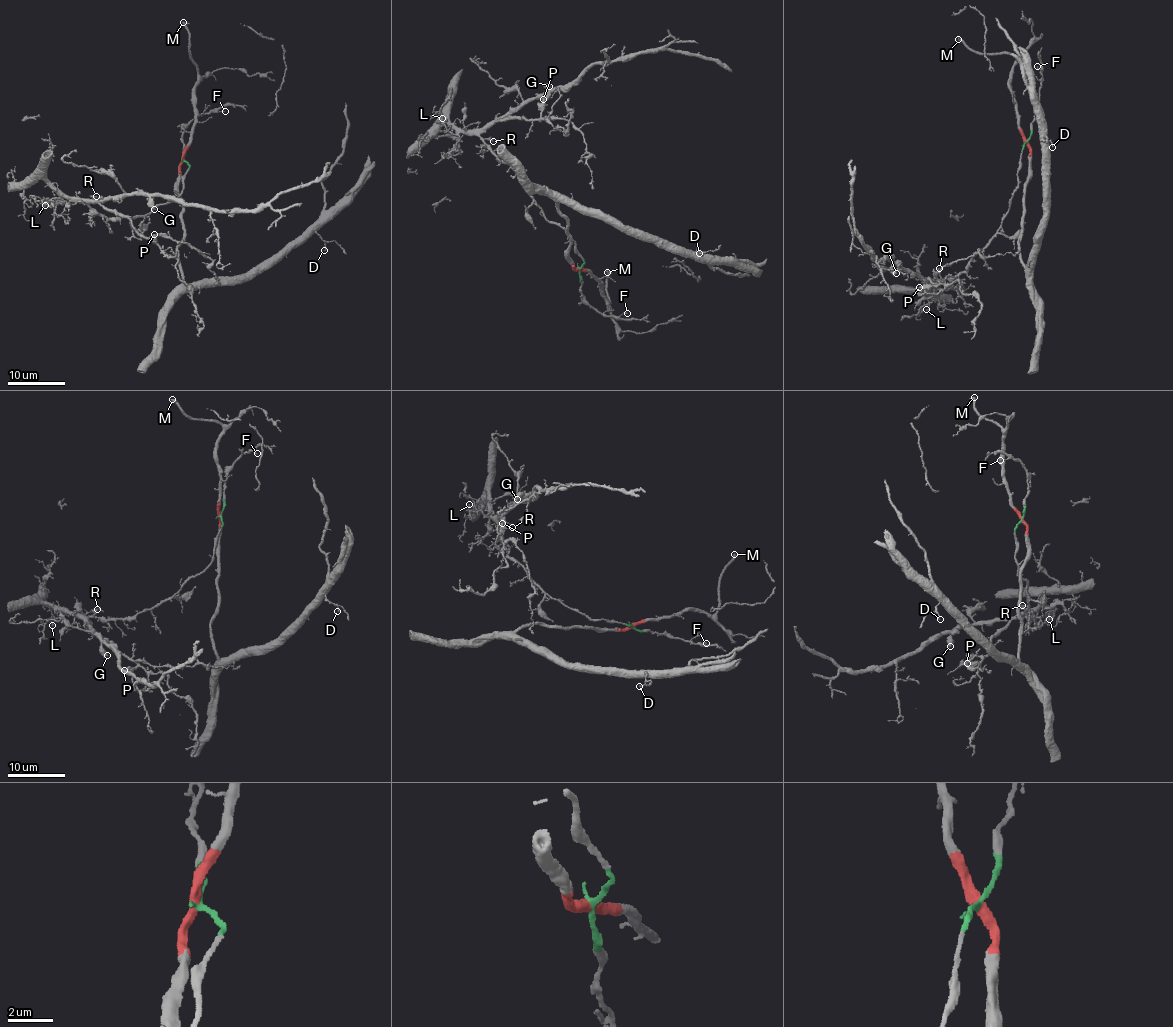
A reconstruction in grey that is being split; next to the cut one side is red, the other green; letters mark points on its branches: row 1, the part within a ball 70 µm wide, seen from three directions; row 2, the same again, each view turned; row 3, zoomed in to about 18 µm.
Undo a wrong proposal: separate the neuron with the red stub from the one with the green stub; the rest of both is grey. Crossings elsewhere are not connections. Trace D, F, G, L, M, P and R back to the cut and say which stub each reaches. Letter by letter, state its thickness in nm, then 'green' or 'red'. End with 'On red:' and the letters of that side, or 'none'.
D: 100 nm | red
F: 110 nm | green
G: 460 nm | green
L: 130 nm | green
M: 300 nm | red
P: 320 nm | green
R: 200 nm | green
On red: D, M

